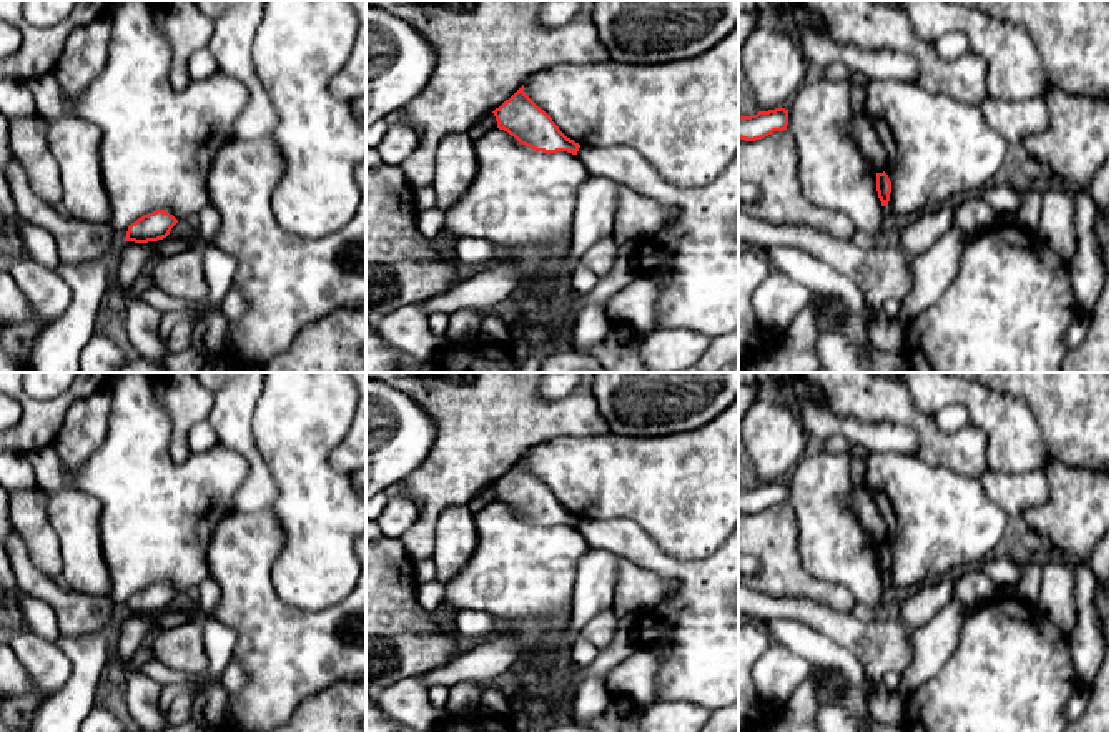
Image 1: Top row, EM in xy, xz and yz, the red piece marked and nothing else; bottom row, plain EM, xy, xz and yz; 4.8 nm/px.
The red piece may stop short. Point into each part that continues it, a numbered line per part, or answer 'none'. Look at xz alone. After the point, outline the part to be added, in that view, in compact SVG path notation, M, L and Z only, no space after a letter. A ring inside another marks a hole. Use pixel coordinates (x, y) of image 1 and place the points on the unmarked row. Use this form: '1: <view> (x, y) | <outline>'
none

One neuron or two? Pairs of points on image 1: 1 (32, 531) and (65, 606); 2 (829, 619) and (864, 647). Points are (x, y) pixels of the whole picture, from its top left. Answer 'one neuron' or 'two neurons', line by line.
1: two neurons
2: one neuron

